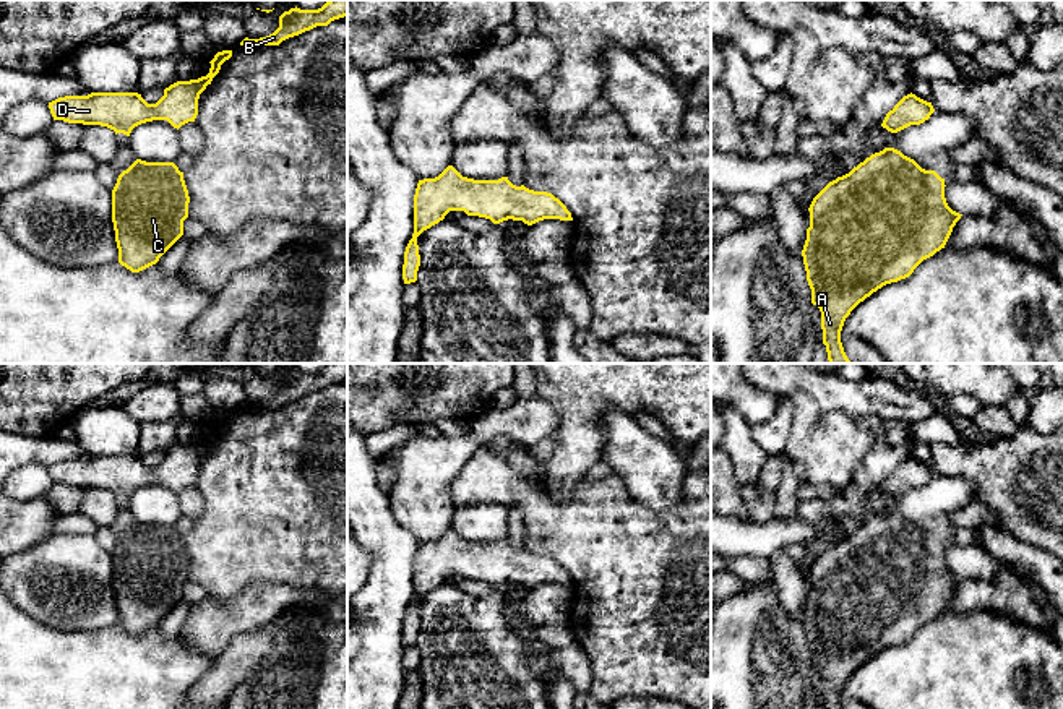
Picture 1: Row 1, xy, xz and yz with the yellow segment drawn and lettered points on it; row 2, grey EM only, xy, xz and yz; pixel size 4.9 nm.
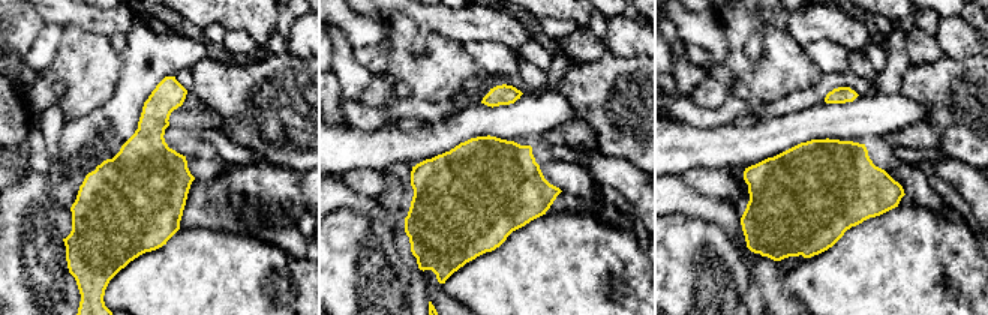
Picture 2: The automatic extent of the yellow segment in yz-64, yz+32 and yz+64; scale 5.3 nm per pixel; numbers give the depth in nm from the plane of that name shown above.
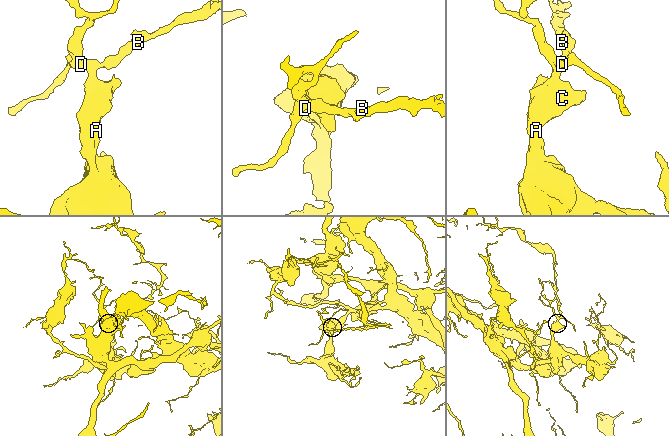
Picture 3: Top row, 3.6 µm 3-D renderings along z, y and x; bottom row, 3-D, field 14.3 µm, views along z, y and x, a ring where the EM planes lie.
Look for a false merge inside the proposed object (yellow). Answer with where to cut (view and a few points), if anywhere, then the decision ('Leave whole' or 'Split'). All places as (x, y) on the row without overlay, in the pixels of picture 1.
No split. Leave whole

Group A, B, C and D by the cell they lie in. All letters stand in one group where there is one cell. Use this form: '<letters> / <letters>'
A B C D

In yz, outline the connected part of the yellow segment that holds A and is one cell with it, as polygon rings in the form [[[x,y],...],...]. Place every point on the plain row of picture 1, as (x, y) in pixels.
[[[884,511],[813,561],[802,620],[811,667],[821,675],[824,709],[842,709],[844,685],[860,665],[883,649],[909,641],[923,623],[945,612],[962,579],[948,569],[945,550],[935,534]]]

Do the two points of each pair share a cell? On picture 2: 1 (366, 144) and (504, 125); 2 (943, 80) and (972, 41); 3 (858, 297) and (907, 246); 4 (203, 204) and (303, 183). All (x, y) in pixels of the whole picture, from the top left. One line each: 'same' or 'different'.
1: same
2: different
3: same
4: same

